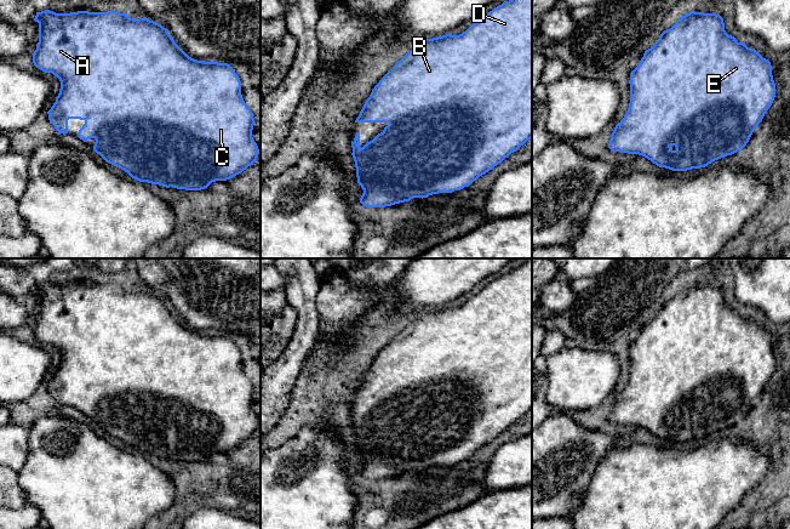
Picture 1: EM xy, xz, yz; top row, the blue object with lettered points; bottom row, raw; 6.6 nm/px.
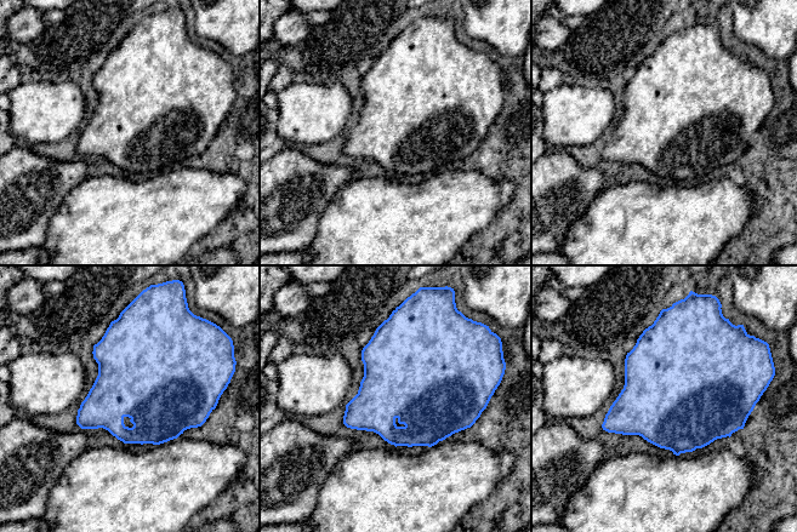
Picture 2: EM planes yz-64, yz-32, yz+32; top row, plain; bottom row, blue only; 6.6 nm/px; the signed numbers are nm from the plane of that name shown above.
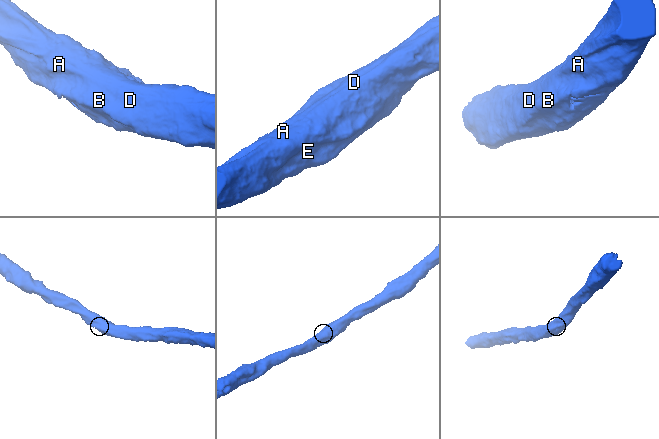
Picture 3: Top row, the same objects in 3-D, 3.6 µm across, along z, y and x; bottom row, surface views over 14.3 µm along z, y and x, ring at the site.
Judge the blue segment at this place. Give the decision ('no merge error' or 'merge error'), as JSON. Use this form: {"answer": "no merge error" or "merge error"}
{"answer": "no merge error"}

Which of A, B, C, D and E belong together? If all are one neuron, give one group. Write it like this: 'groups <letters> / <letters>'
groups A B C D E

